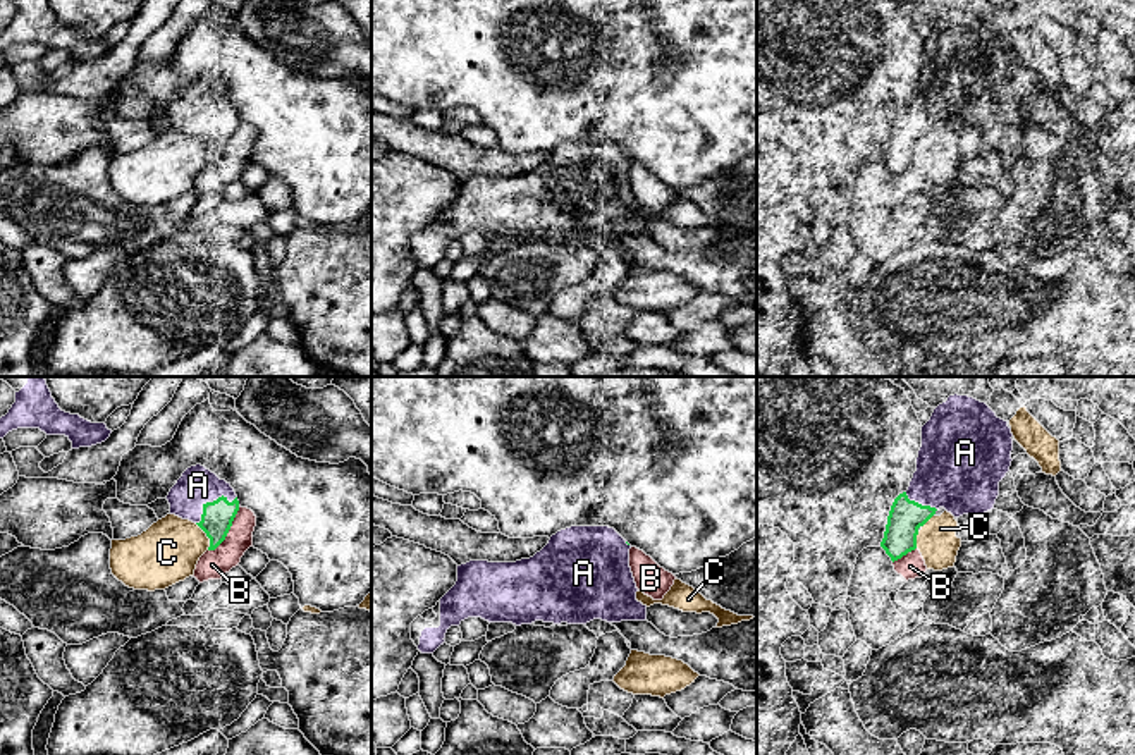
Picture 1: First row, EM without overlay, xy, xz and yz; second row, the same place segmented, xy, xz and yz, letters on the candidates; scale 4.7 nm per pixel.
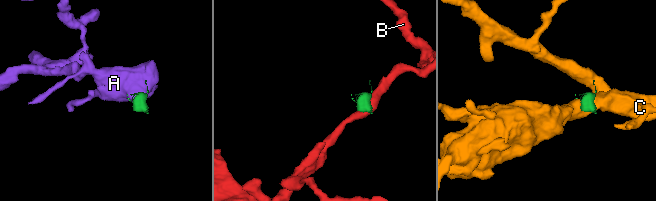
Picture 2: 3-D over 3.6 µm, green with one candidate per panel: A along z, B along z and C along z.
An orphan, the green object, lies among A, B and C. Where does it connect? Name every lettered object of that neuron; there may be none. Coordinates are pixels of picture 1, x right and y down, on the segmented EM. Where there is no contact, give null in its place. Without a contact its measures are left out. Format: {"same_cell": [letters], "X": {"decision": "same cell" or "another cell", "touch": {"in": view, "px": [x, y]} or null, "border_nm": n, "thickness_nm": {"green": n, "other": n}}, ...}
{"same_cell": ["A"], "A": {"decision": "same cell", "touch": {"in": "xy", "px": [210, 503]}, "border_nm": 240, "thickness_nm": {"green": 150, "other": 180}}, "B": {"decision": "another cell", "touch": {"in": "xy", "px": [229, 528]}, "border_nm": 260, "thickness_nm": {"green": 150, "other": 140}}, "C": {"decision": "another cell", "touch": {"in": "xy", "px": [207, 535]}, "border_nm": 140, "thickness_nm": {"green": 150, "other": 300}}}

